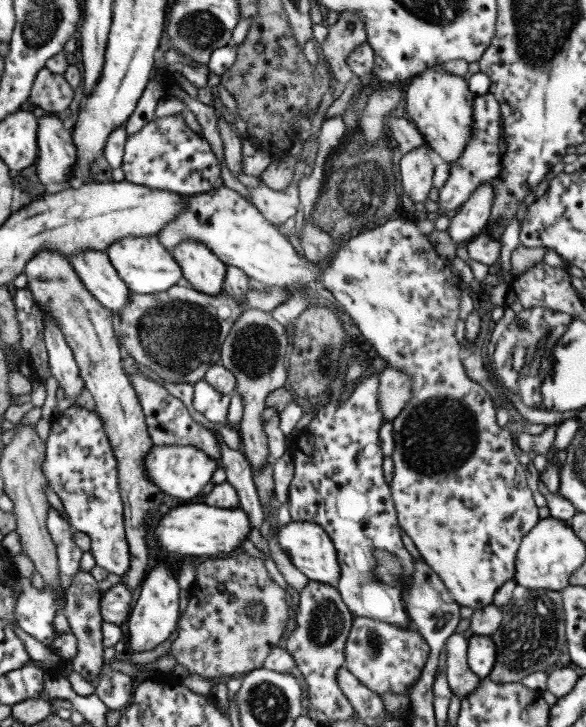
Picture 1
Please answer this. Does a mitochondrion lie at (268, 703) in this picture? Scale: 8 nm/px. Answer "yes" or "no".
yes

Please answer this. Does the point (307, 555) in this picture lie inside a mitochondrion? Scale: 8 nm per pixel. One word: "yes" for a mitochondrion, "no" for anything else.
no

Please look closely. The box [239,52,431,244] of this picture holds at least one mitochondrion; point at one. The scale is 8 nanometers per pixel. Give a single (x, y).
(364, 190)

